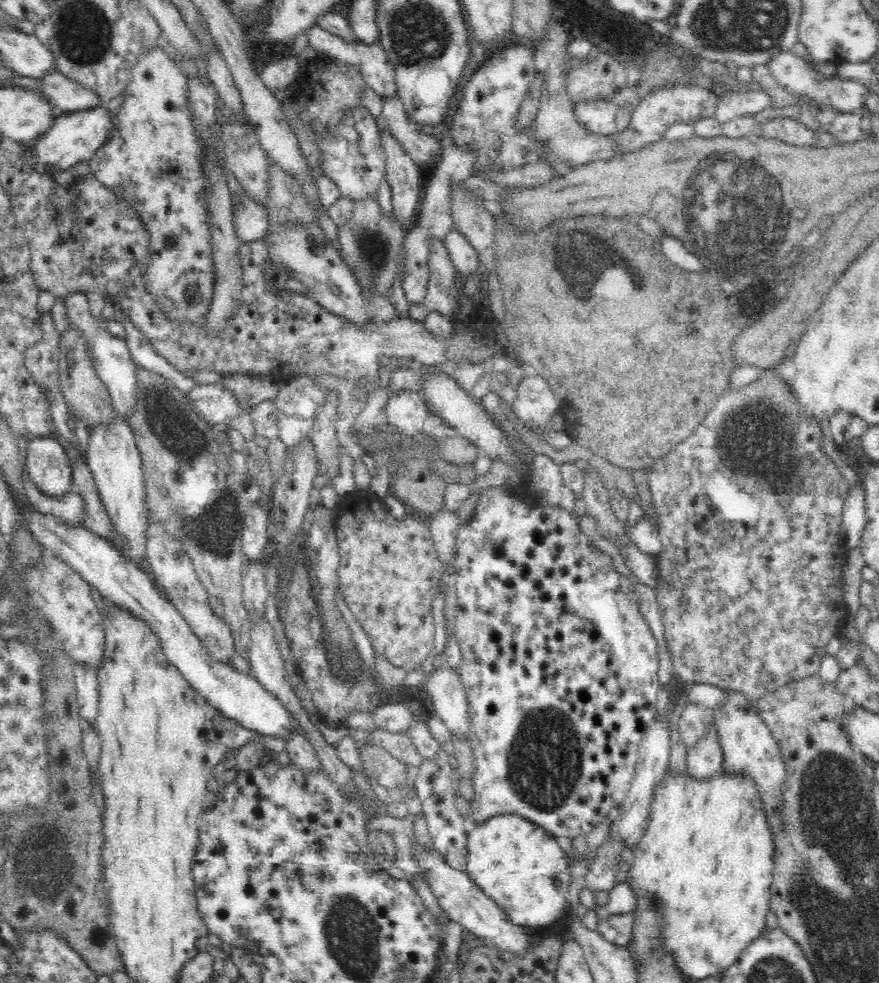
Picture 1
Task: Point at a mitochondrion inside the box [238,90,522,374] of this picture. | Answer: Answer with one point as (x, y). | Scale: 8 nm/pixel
(371, 244)

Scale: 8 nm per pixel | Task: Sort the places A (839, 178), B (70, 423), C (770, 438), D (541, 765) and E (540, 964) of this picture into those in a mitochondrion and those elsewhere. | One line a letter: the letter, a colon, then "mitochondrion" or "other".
A: other
B: other
C: mitochondrion
D: mitochondrion
E: other

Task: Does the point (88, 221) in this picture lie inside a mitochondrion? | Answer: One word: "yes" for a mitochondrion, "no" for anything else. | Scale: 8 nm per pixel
no

